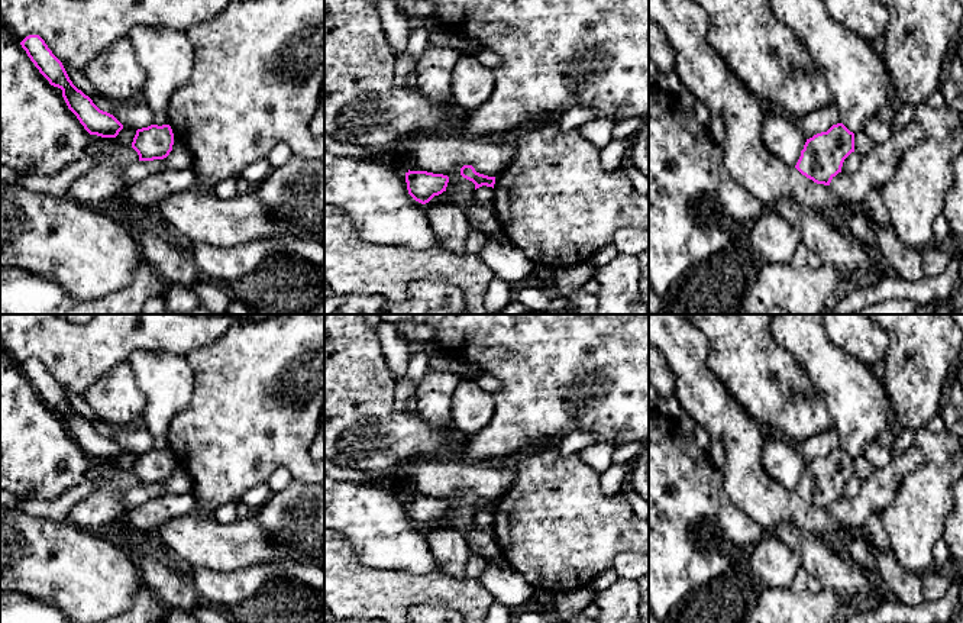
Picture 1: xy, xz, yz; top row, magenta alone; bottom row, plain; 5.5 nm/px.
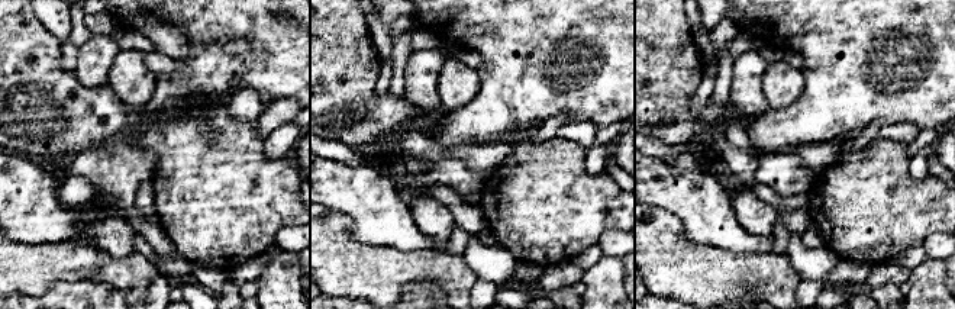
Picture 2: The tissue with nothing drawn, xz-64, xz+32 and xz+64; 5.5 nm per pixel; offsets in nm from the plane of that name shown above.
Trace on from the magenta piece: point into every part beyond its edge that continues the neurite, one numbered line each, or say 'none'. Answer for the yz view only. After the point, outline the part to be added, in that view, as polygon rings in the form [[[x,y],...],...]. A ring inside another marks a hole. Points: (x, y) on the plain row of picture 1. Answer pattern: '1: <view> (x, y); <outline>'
none

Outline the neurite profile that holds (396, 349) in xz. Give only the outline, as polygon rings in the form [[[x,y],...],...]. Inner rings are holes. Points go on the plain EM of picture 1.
[[[381,322],[375,330],[381,342],[384,356],[394,377],[397,380],[405,377],[411,354],[403,333],[395,325],[388,322]]]

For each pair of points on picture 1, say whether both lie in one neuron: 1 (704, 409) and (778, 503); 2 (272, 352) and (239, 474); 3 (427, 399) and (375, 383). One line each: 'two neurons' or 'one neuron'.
1: one neuron
2: one neuron
3: two neurons

